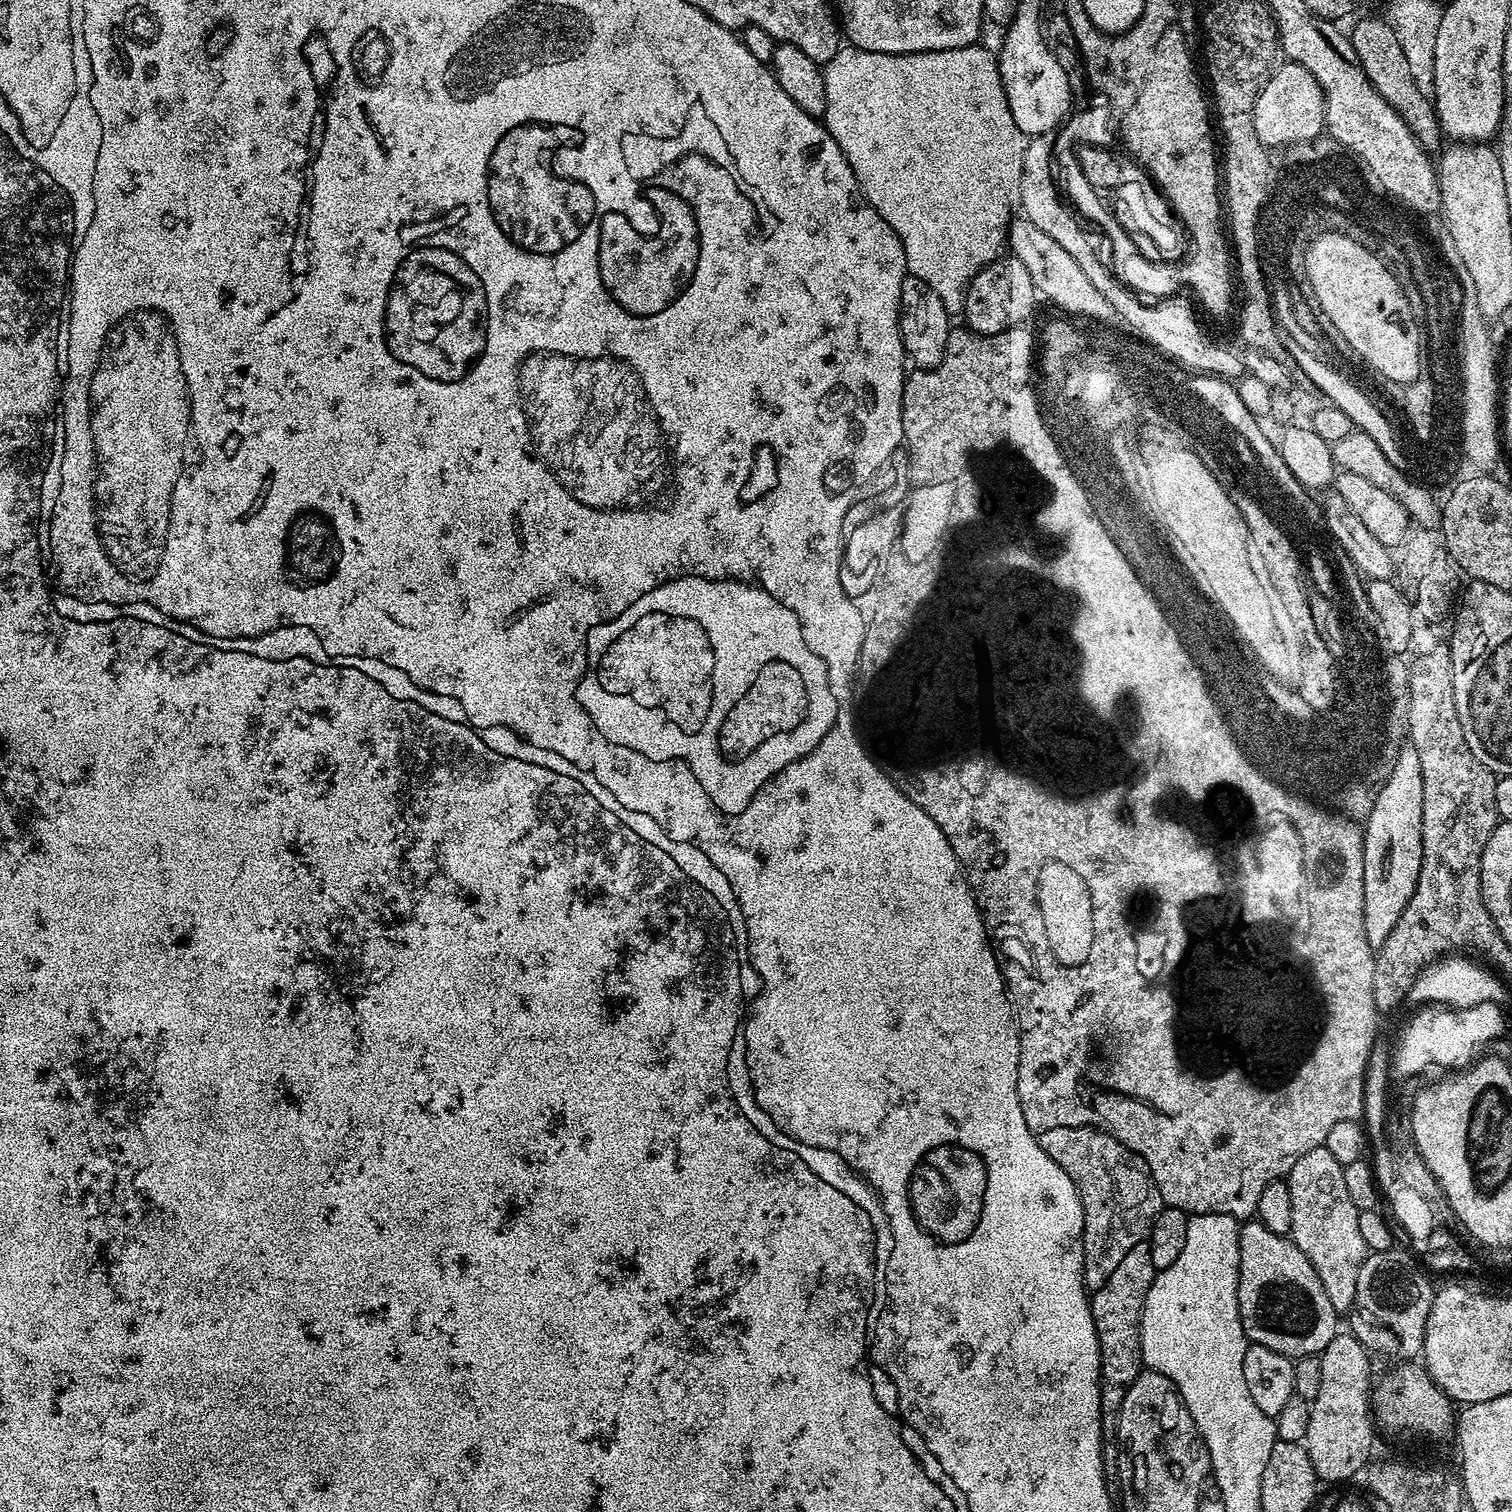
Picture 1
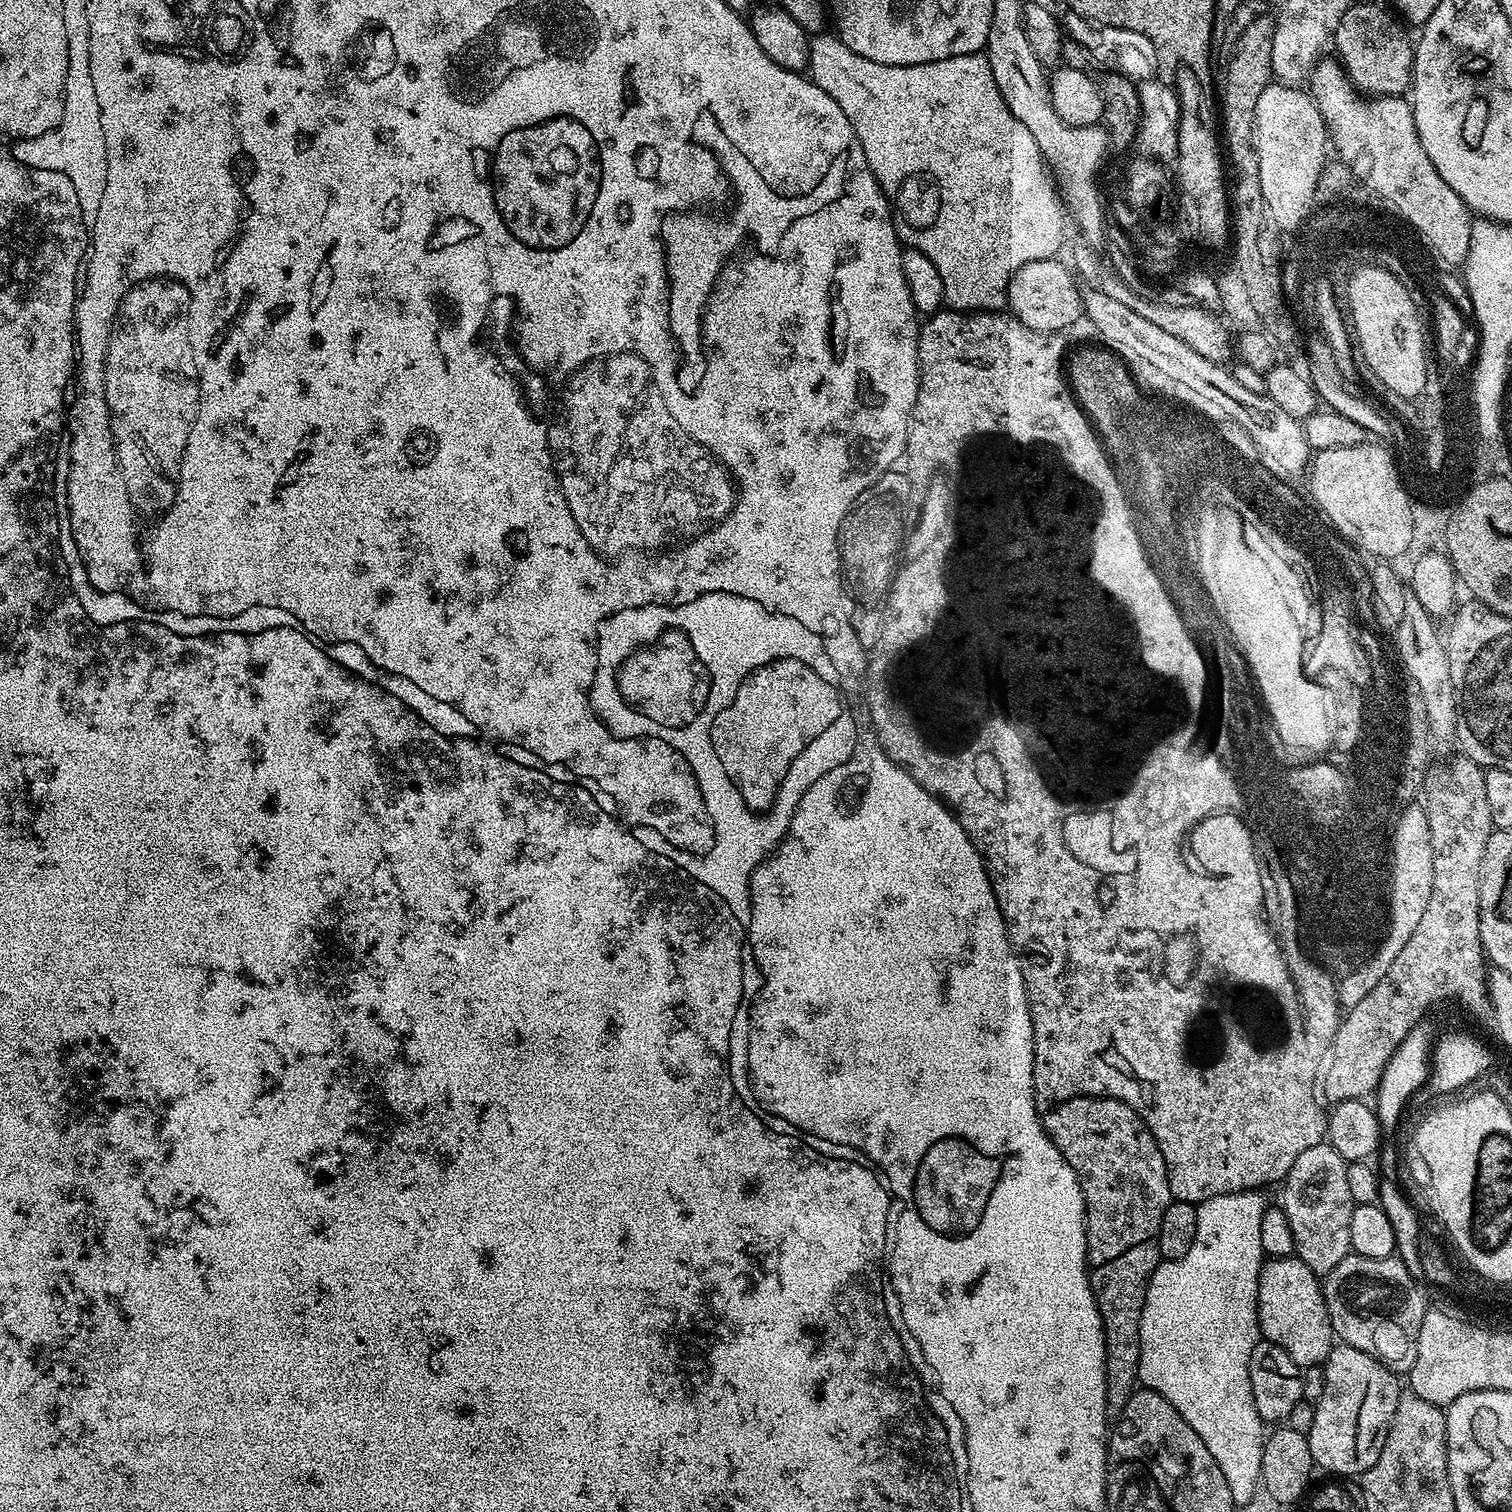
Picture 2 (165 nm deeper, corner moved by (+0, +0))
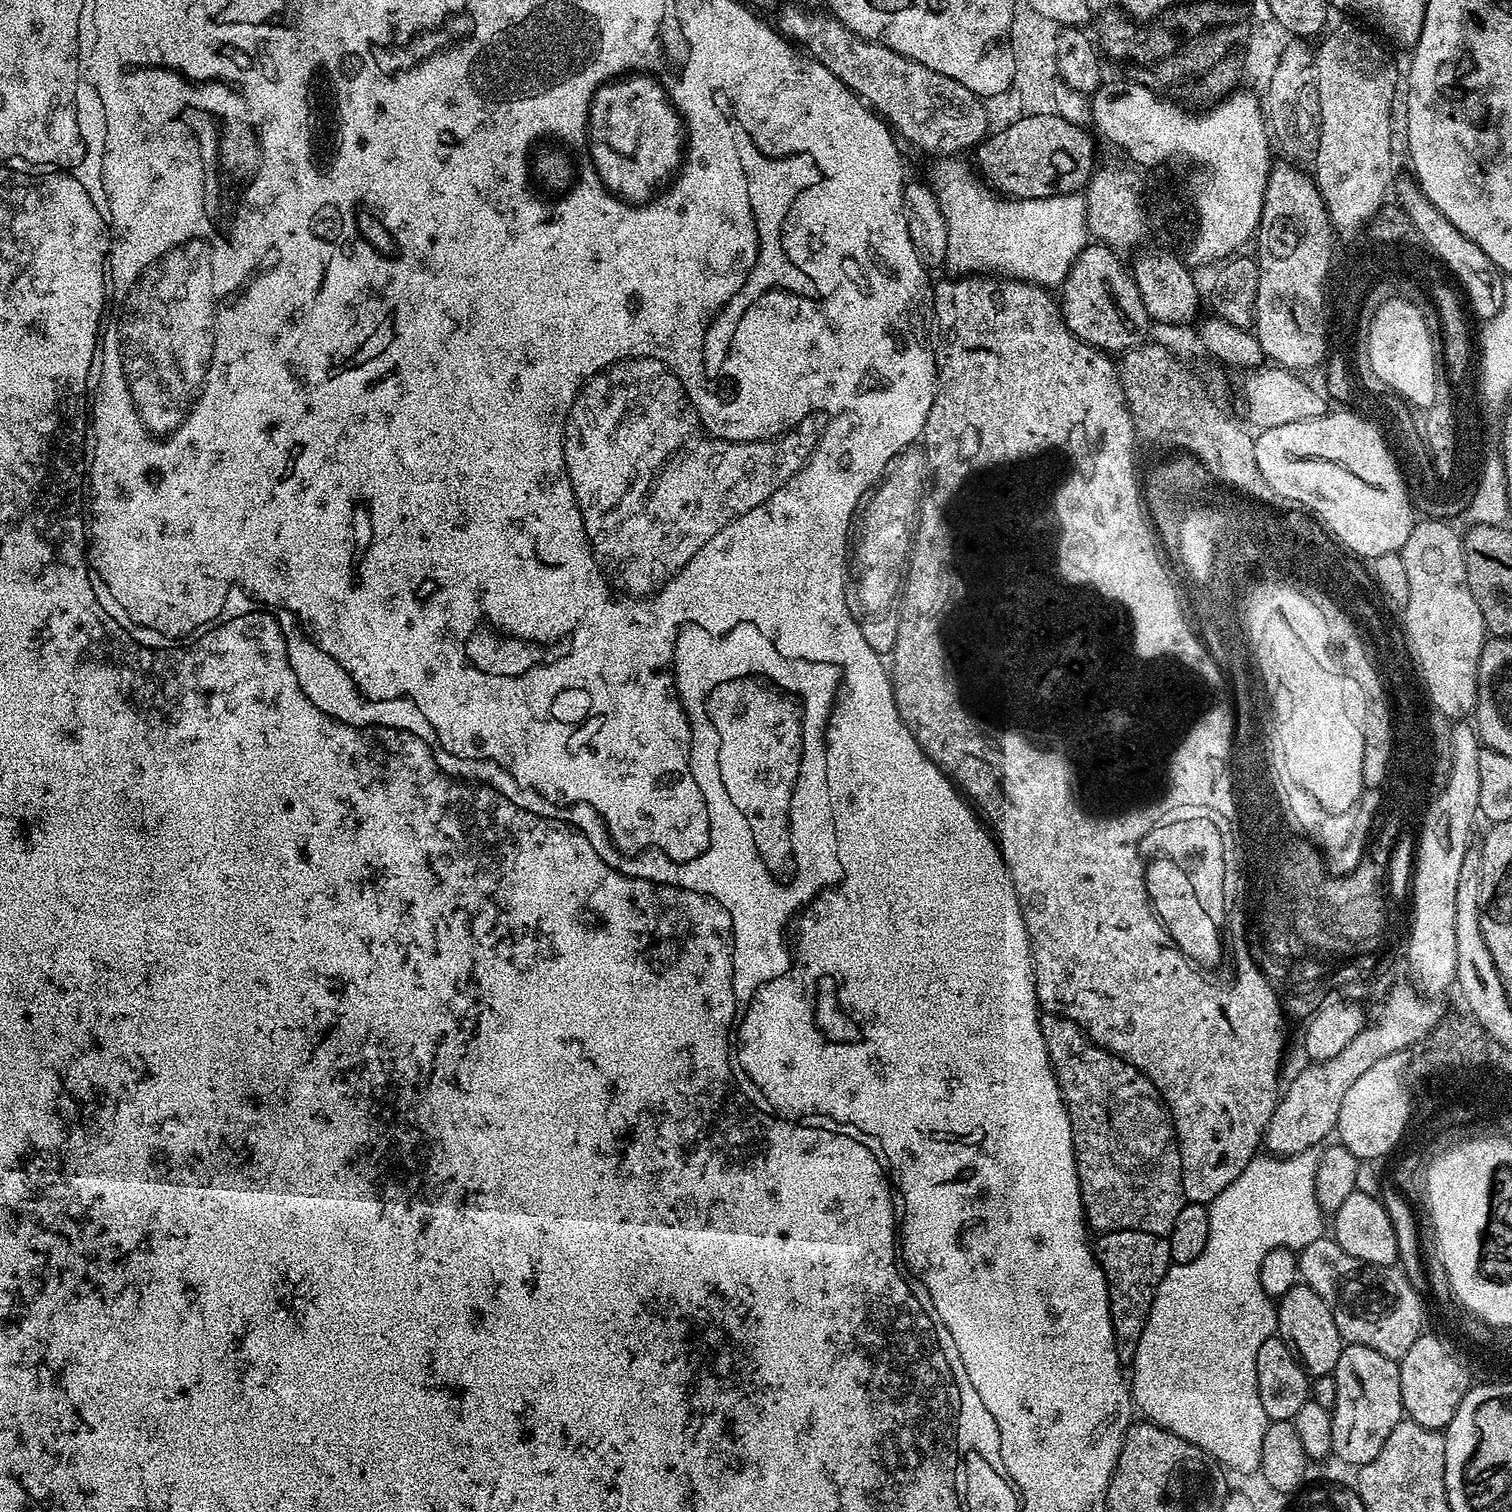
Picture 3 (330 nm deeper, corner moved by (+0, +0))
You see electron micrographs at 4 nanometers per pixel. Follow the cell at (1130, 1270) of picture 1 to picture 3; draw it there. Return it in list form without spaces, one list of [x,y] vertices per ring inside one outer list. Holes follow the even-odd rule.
[[[1118,1230],[1102,1232],[1095,1237],[1094,1255],[1108,1283],[1116,1353],[1121,1365],[1128,1366],[1138,1350],[1142,1330],[1146,1330],[1146,1318],[1152,1309],[1158,1286],[1173,1265],[1170,1246],[1162,1236],[1146,1234],[1142,1230]]]

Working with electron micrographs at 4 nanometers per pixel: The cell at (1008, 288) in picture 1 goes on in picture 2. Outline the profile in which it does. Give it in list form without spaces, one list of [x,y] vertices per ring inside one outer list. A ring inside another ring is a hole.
[[[1060,258],[1028,262],[1012,275],[1012,281],[1008,283],[1007,307],[1011,315],[1030,326],[1030,330],[1060,334],[1065,331],[1063,328],[1068,328],[1076,319],[1081,319],[1082,292],[1081,289],[1076,289],[1077,277],[1073,269],[1065,264]]]

